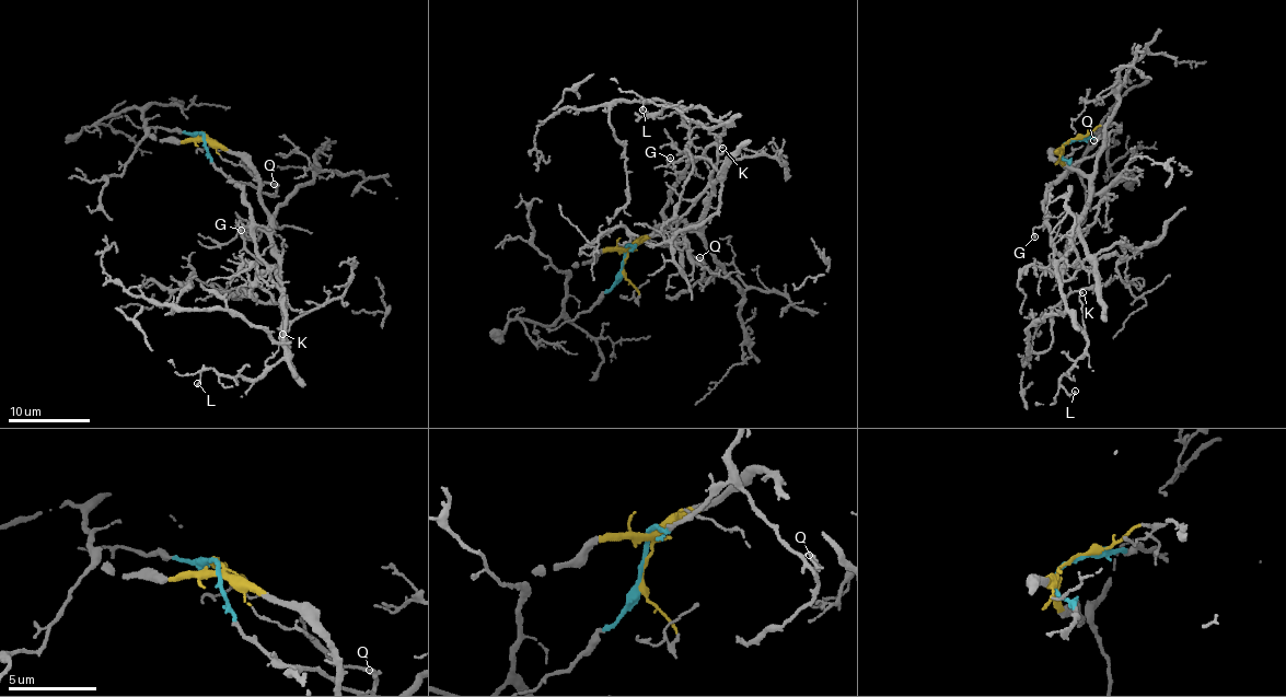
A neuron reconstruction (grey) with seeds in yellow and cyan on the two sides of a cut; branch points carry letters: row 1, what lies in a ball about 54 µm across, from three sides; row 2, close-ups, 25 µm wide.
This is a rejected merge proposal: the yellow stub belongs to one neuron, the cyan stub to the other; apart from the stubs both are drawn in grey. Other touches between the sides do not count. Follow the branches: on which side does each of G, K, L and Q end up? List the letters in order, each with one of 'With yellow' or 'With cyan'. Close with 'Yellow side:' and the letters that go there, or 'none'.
G: With cyan
K: With cyan
L: With cyan
Q: With cyan
Yellow side: none

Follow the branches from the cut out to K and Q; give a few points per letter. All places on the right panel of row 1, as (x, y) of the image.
K: (1068, 143), (1061, 158), (1072, 170), (1047, 189), (1043, 204), (1067, 312), (1081, 330), (1078, 295), (1082, 292)
Q: (1068, 143), (1061, 150), (1061, 158), (1072, 167), (1065, 174), (1107, 143), (1102, 137), (1095, 141)

